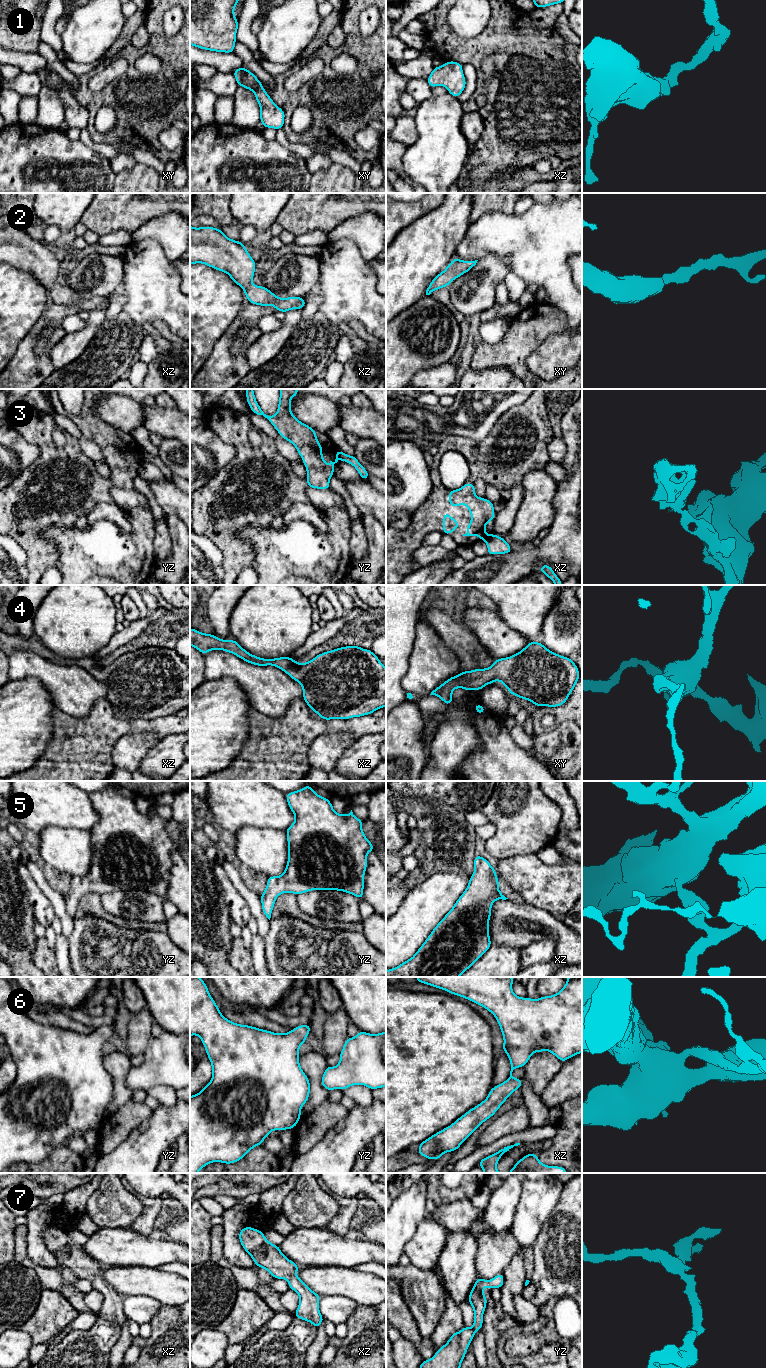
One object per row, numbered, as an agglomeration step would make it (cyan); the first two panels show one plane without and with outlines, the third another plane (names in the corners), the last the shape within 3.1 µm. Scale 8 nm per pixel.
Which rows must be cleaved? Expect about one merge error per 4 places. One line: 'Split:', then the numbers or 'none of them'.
Split: 3

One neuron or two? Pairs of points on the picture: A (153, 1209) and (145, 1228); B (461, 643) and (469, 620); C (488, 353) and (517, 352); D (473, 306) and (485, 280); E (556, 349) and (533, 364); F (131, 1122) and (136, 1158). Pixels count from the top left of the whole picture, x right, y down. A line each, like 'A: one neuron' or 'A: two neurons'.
A: one neuron
B: two neurons
C: one neuron
D: one neuron
E: one neuron
F: two neurons

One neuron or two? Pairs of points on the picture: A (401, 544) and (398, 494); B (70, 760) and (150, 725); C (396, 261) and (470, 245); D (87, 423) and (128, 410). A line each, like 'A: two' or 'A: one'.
A: two
B: one
C: two
D: two

